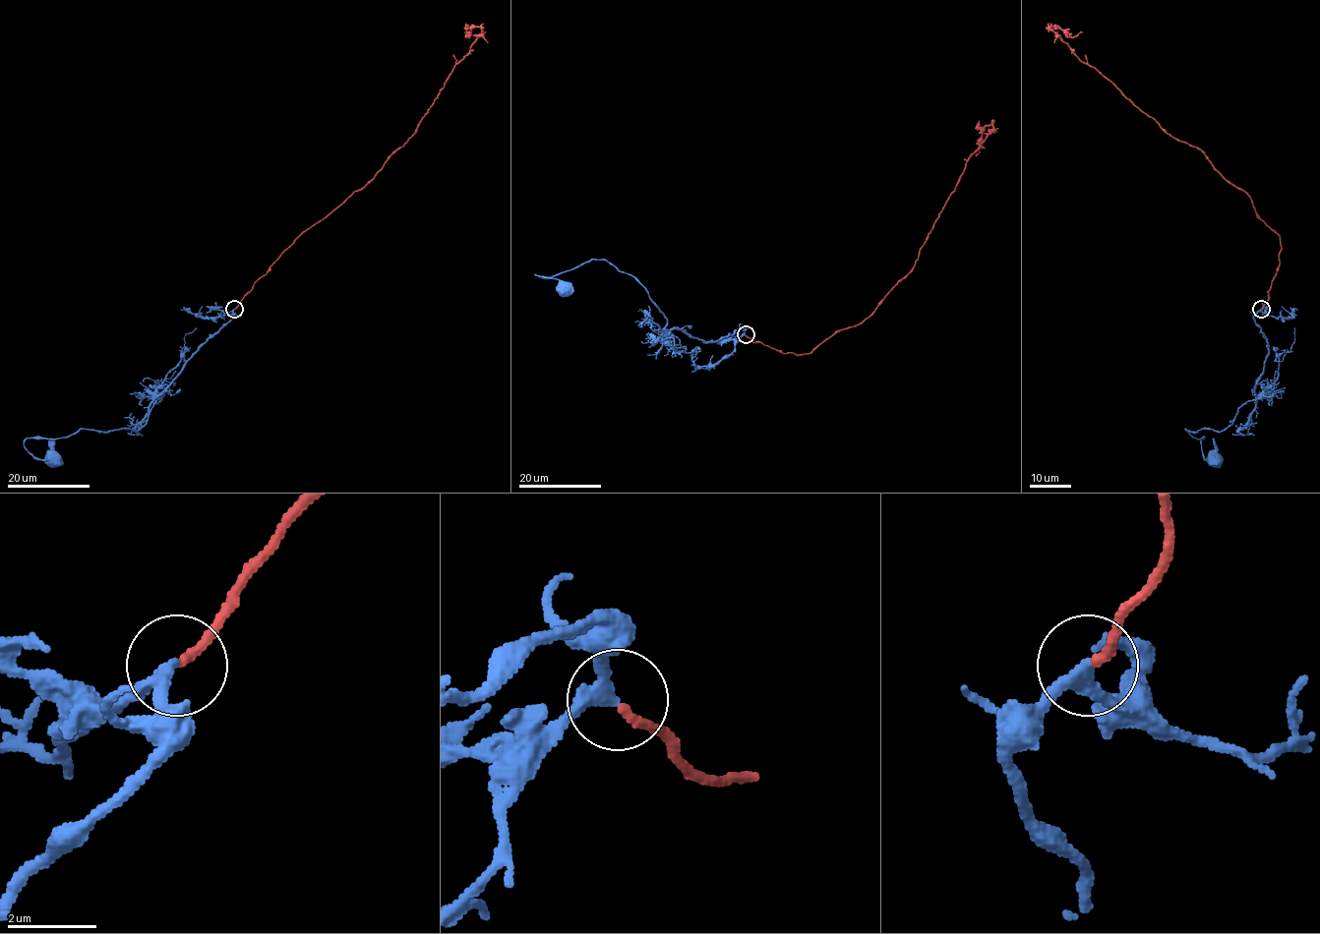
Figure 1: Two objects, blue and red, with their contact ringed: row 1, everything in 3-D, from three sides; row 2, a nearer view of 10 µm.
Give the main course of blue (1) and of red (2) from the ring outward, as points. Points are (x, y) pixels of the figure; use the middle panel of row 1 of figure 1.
1: (745, 334), (742, 327), (703, 342), (666, 329), (647, 291), (605, 260), (534, 274), (557, 278), (563, 288)
2: (745, 335), (783, 353), (807, 354), (860, 324), (914, 265), (991, 124), (984, 127), (975, 156)

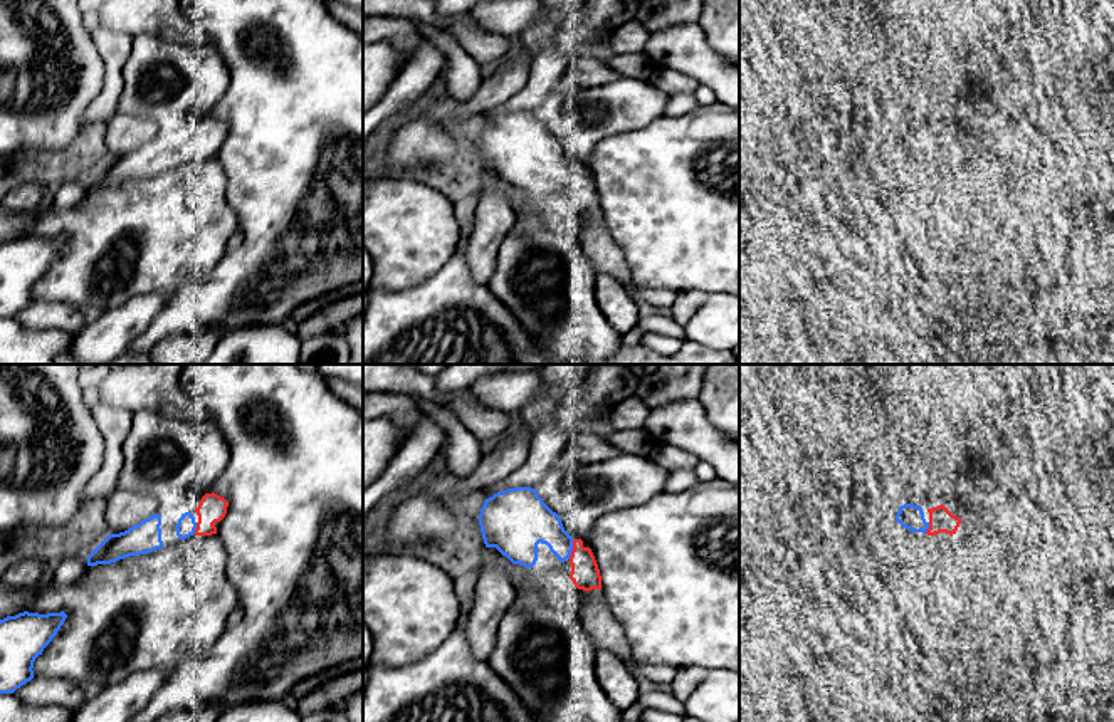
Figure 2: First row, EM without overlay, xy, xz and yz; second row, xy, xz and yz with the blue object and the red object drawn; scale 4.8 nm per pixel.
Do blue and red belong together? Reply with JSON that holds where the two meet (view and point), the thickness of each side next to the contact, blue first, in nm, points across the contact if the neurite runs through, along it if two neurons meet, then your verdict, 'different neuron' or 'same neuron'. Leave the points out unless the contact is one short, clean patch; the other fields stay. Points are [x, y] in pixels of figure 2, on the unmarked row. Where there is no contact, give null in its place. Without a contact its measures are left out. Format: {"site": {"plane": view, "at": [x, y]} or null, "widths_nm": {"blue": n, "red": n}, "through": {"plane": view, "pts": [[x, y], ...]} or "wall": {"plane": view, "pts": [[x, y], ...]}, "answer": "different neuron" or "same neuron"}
{"site": {"plane": "xz", "at": [572, 173]}, "widths_nm": {"blue": 240, "red": 140}, "answer": "same neuron"}

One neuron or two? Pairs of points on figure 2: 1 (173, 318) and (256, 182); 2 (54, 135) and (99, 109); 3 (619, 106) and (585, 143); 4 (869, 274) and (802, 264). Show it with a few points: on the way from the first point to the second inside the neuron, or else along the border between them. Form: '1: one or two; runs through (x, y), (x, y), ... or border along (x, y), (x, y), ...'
1: one; runs through (212, 298), (256, 254), (256, 220)
2: two; border along (103, 86), (84, 111), (81, 128)
3: one; runs through (610, 115), (590, 135)
4: two; border along (864, 245), (854, 271), (852, 286)

